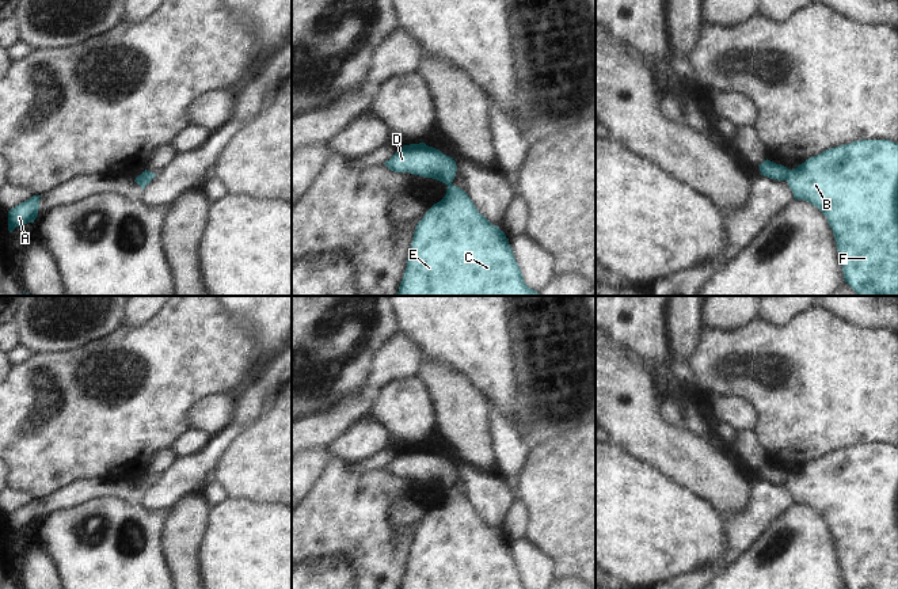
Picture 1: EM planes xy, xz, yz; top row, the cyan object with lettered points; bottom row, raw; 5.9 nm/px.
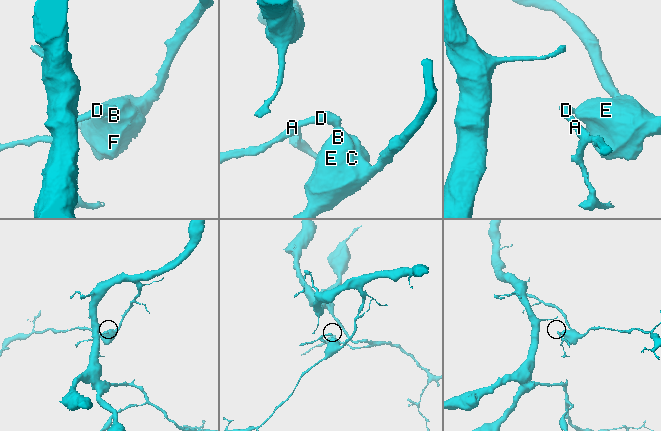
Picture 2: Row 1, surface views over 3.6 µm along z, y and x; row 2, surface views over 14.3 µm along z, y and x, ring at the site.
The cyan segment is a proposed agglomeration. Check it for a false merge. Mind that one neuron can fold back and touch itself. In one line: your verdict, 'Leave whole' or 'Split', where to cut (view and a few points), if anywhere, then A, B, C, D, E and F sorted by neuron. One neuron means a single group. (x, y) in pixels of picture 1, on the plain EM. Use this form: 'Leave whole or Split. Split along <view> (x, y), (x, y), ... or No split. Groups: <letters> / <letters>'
Split. Split along yz (788, 474), (786, 483). Groups: A D / B C E F.

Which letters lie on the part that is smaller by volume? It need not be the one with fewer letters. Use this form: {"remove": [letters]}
{"remove": ["A", "D"]}

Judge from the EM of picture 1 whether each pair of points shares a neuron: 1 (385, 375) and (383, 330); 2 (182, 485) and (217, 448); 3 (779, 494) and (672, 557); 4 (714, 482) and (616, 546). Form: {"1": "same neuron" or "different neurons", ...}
{"1": "different neurons", "2": "same neuron", "3": "different neurons", "4": "different neurons"}

